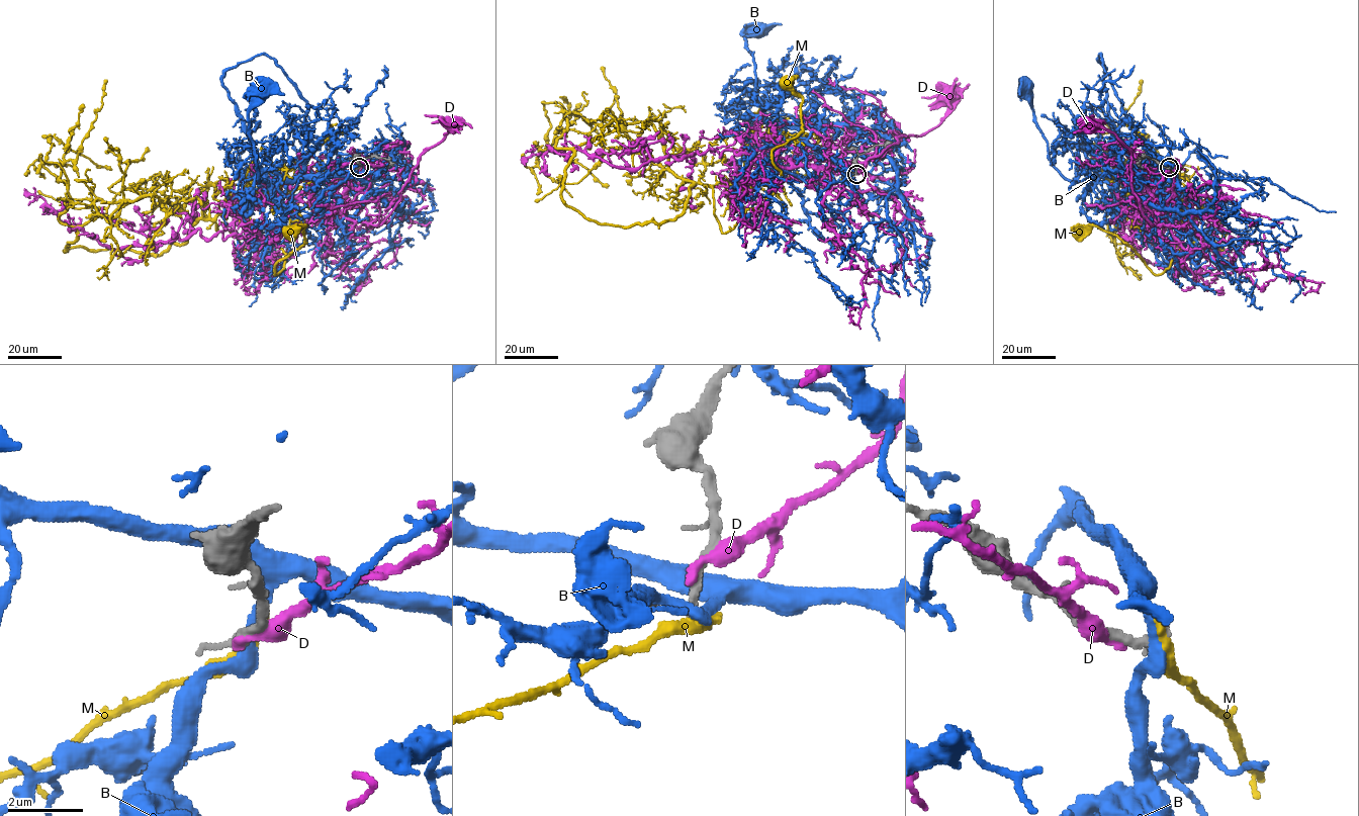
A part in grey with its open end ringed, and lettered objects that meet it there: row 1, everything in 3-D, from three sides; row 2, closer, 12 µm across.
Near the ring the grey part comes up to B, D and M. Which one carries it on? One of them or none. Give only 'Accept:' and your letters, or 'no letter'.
Accept: no letter

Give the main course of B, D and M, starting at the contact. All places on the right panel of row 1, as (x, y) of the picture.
B: (1169, 168), (1169, 176), (1159, 192), (1171, 207), (1122, 171), (1111, 184), (1069, 181), (1052, 163), (1025, 88)
D: (1165, 168), (1144, 160), (1148, 190), (1161, 210), (1152, 224), (1131, 188), (1130, 152), (1111, 131), (1093, 128)
M: (1169, 168), (1183, 220), (1229, 228), (1211, 249), (1196, 239), (1155, 274), (1115, 235), (1077, 233)

